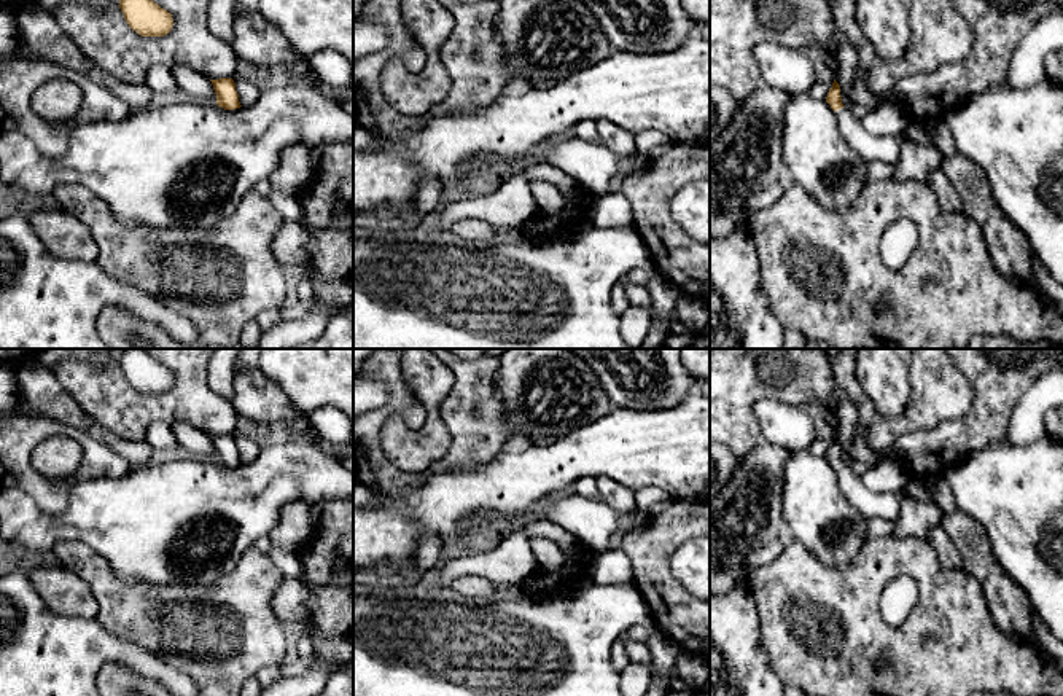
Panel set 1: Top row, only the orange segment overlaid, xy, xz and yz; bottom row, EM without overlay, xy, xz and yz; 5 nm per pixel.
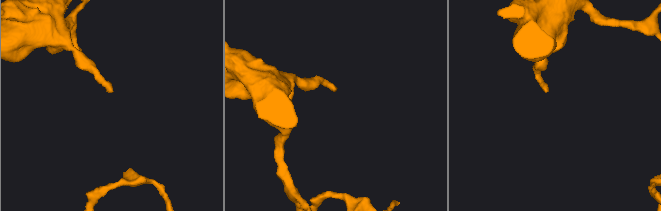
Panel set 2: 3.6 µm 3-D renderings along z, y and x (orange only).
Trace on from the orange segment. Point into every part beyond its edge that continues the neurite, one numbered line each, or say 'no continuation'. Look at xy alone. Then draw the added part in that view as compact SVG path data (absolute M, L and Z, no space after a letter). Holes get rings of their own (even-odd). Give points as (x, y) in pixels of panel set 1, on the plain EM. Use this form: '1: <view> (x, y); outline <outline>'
no continuation

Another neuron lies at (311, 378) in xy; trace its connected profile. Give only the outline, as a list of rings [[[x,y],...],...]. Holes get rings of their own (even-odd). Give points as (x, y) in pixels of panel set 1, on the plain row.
[[[259,349],[258,363],[285,392],[299,417],[325,405],[339,406],[352,424],[348,451],[353,451],[353,349]]]

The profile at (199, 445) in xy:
[[[177,420],[170,427],[178,444],[189,452],[189,457],[205,462],[216,460],[213,441],[207,433],[183,420]]]

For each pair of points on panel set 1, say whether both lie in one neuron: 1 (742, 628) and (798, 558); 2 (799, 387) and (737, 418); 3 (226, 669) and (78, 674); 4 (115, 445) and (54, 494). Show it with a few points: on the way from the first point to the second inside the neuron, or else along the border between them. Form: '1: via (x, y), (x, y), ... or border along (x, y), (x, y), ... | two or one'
1: border along (747, 586), (755, 601), (763, 647) | two
2: via (782, 387), (758, 389), (747, 400) | one
3: border along (150, 650), (193, 679) | two
4: border along (78, 427), (109, 446), (131, 467) | two

